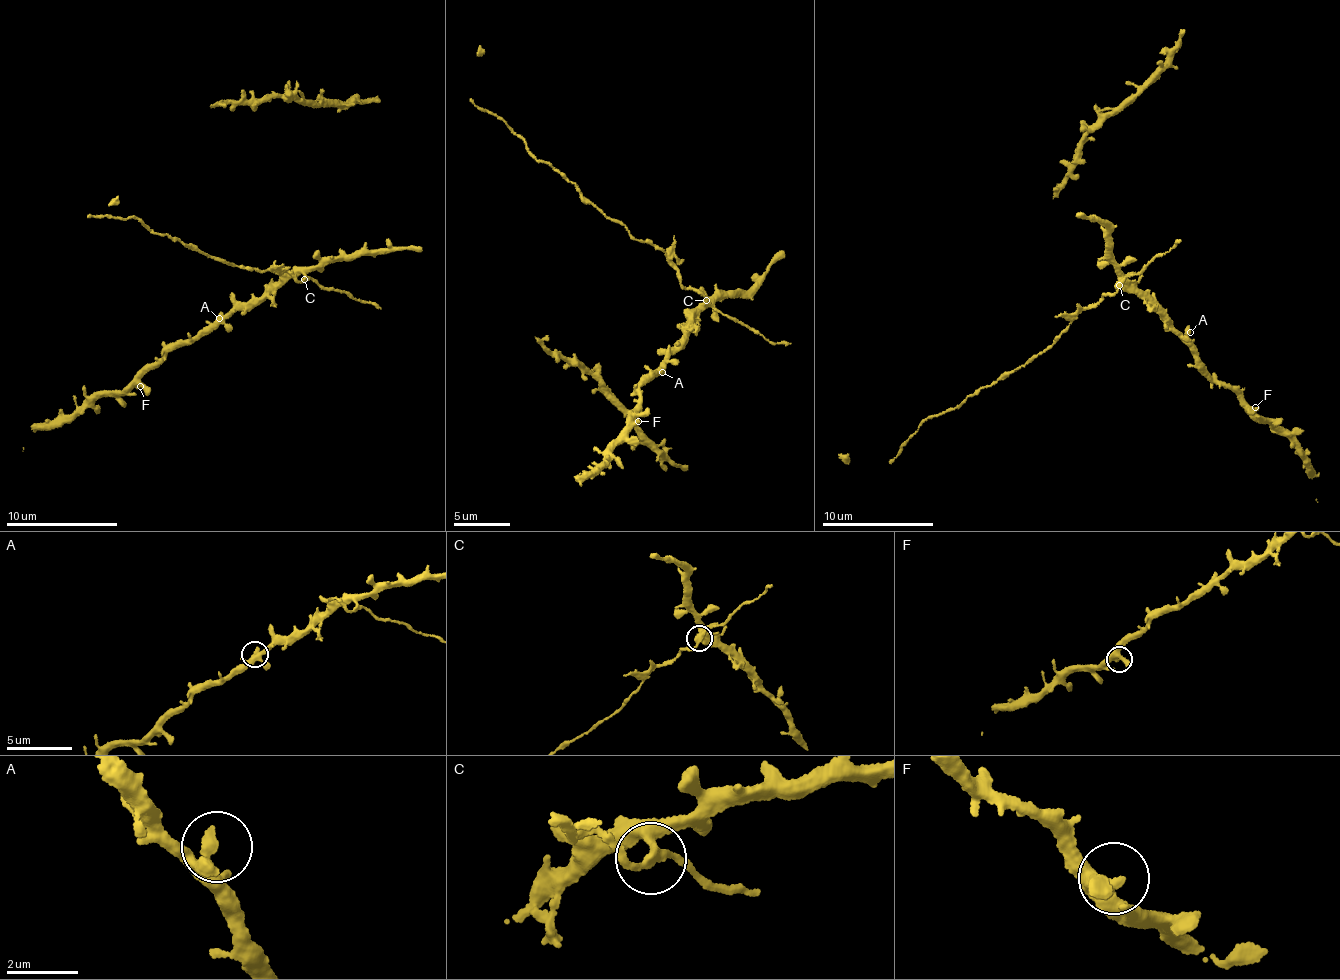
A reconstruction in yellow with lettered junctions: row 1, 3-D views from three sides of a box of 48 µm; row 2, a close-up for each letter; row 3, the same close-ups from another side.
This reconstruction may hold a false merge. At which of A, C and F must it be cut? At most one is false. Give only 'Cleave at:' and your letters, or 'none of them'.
Cleave at: C

